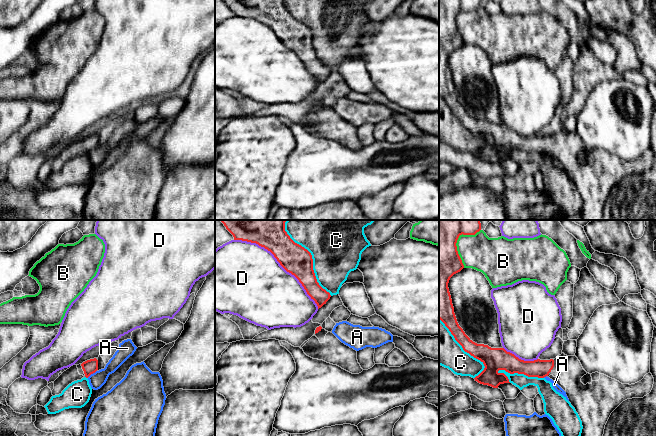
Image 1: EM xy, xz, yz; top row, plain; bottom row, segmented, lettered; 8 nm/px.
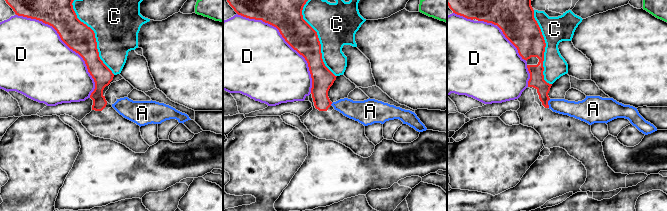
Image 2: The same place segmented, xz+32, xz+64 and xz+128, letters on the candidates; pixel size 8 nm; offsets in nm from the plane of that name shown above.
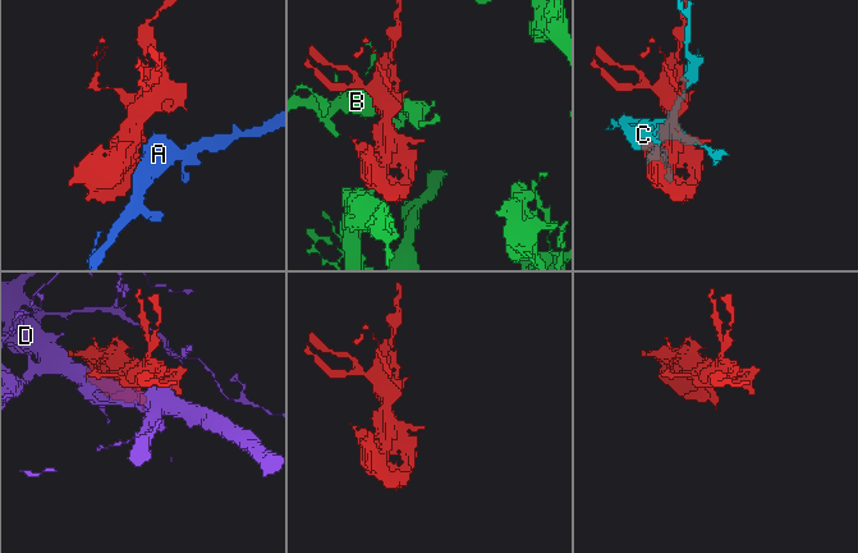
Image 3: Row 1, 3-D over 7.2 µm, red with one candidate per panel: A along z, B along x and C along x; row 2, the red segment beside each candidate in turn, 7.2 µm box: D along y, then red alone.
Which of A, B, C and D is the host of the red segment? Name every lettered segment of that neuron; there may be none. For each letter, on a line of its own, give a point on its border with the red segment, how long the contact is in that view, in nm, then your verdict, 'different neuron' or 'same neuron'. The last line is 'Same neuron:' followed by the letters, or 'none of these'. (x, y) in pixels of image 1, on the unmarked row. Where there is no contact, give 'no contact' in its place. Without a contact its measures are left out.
A: xy (91, 149) | 100 nm | different neuron
B: yz (456, 17) | 340 nm | different neuron
C: xz (311, 34) | 700 nm | different neuron
D: xz (279, 38) | 900 nm | different neuron
Same neuron: none of these

